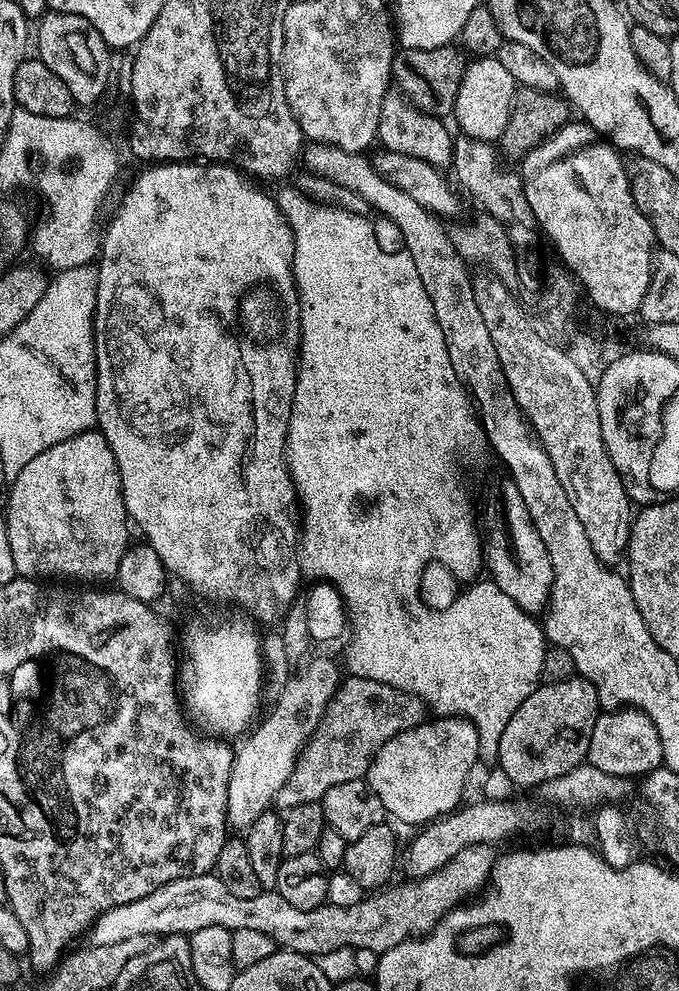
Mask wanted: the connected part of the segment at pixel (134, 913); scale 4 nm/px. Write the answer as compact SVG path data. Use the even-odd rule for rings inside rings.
M475 844L450 860L446 866L430 875L421 876L417 880L405 881L404 885L396 888L386 888L371 896L366 896L355 906L334 906L327 902L312 909L300 910L286 902L276 890L261 890L254 898L238 898L222 886L222 882L215 874L178 878L144 898L134 902L126 902L124 906L114 906L106 910L92 923L86 933L87 943L91 946L108 946L113 942L123 942L125 938L150 936L163 938L165 936L182 936L191 934L194 930L202 930L202 926L222 926L223 928L238 930L262 930L262 934L270 934L275 938L281 949L317 957L322 953L332 952L342 947L352 949L362 948L374 950L376 953L385 952L409 939L426 937L437 927L440 920L458 905L471 899L480 889L483 889L491 877L491 870L496 861L495 849L491 845Z

